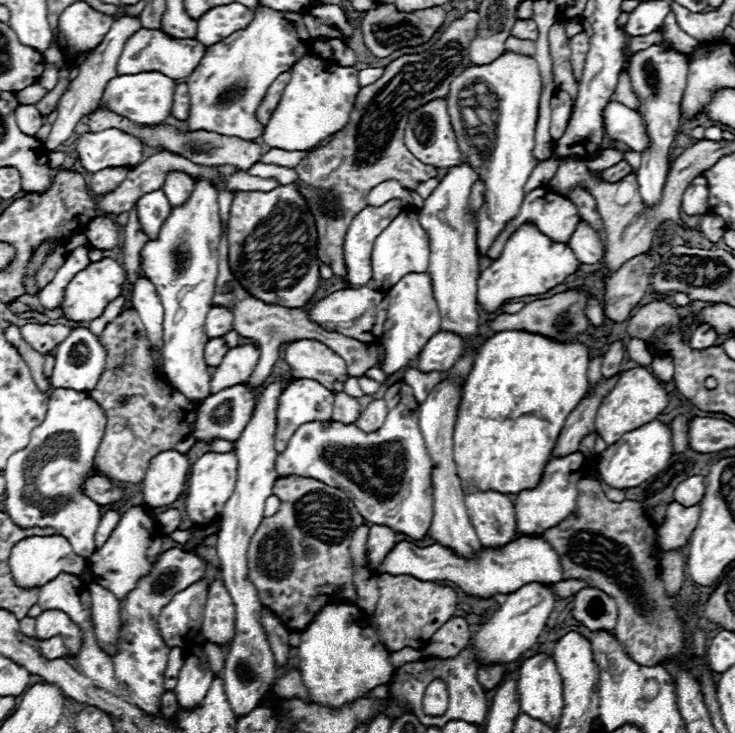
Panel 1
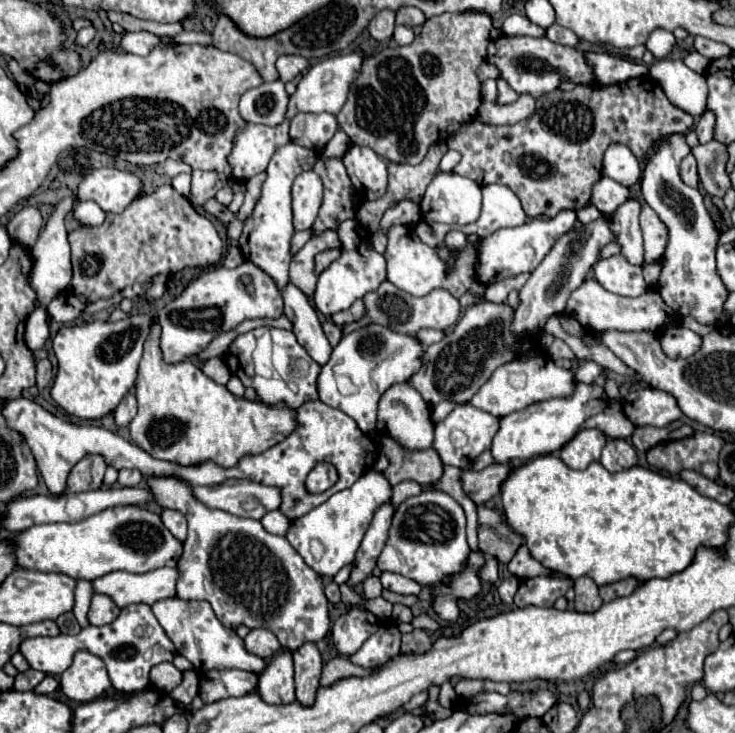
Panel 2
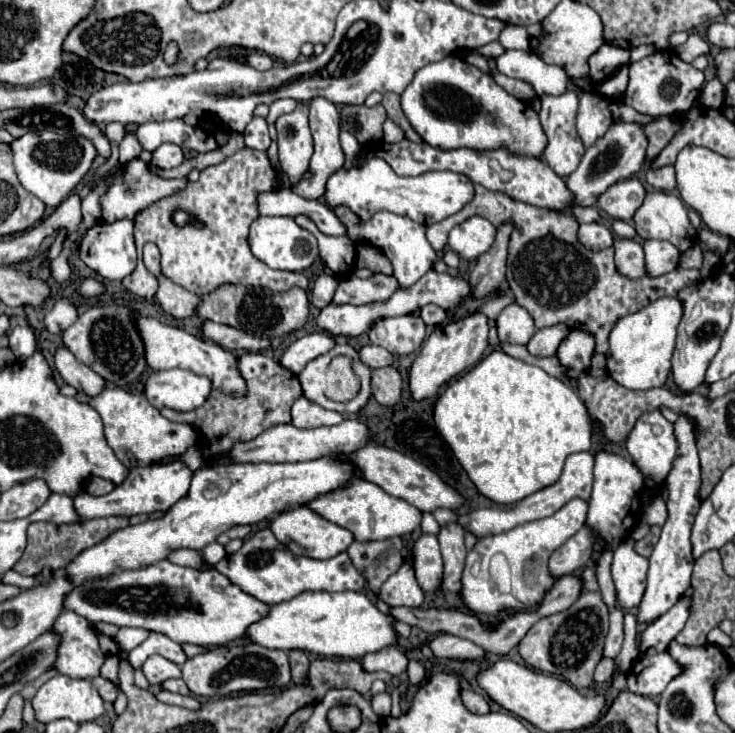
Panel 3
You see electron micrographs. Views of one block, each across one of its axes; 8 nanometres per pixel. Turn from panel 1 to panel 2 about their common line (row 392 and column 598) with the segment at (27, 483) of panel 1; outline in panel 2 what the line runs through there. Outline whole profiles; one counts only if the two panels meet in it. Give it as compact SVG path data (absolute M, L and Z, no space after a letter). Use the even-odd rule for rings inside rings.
M590 50L590 52L586 52L586 62L592 66L598 86L620 84L630 78L644 76L648 72L648 66L644 62L634 62L630 58L608 54L608 52Z

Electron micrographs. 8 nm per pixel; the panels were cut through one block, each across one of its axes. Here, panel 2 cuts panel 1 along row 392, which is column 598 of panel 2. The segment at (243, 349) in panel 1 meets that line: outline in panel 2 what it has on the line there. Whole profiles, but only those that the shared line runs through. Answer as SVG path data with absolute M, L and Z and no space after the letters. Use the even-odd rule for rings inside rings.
M588 204L586 208L580 208L576 214L578 214L578 220L582 224L588 224L588 222L592 222L592 220L596 220L600 216L600 212L596 210L596 206L592 206L592 204Z

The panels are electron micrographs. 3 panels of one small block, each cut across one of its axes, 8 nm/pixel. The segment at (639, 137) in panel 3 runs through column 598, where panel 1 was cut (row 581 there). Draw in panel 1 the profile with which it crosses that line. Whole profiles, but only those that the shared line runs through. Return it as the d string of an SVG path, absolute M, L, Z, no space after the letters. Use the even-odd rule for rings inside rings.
M170 548L158 556L150 574L146 574L146 576L142 576L142 580L138 580L138 586L134 588L134 592L130 592L130 596L126 596L126 600L120 600L120 634L118 634L116 654L112 656L114 674L120 682L126 682L132 690L132 696L124 698L124 700L136 700L136 706L142 708L146 714L154 714L154 716L160 714L160 696L164 692L164 672L168 666L168 652L170 652L170 646L162 640L162 634L158 628L158 620L156 620L158 612L172 600L172 596L176 592L198 582L204 576L204 570L206 570L206 562L200 556L196 556L194 552Z

